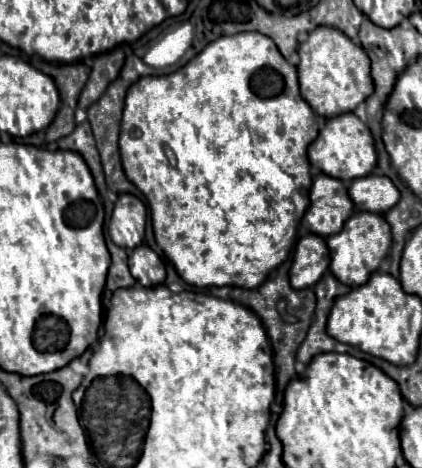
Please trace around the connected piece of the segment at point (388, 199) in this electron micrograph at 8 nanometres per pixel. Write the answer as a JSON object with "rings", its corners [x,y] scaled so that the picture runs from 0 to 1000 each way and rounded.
{"rings":[[[874,372],[846,380],[827,397],[827,419],[846,449],[912,457],[945,432],[945,406],[917,376]]]}

